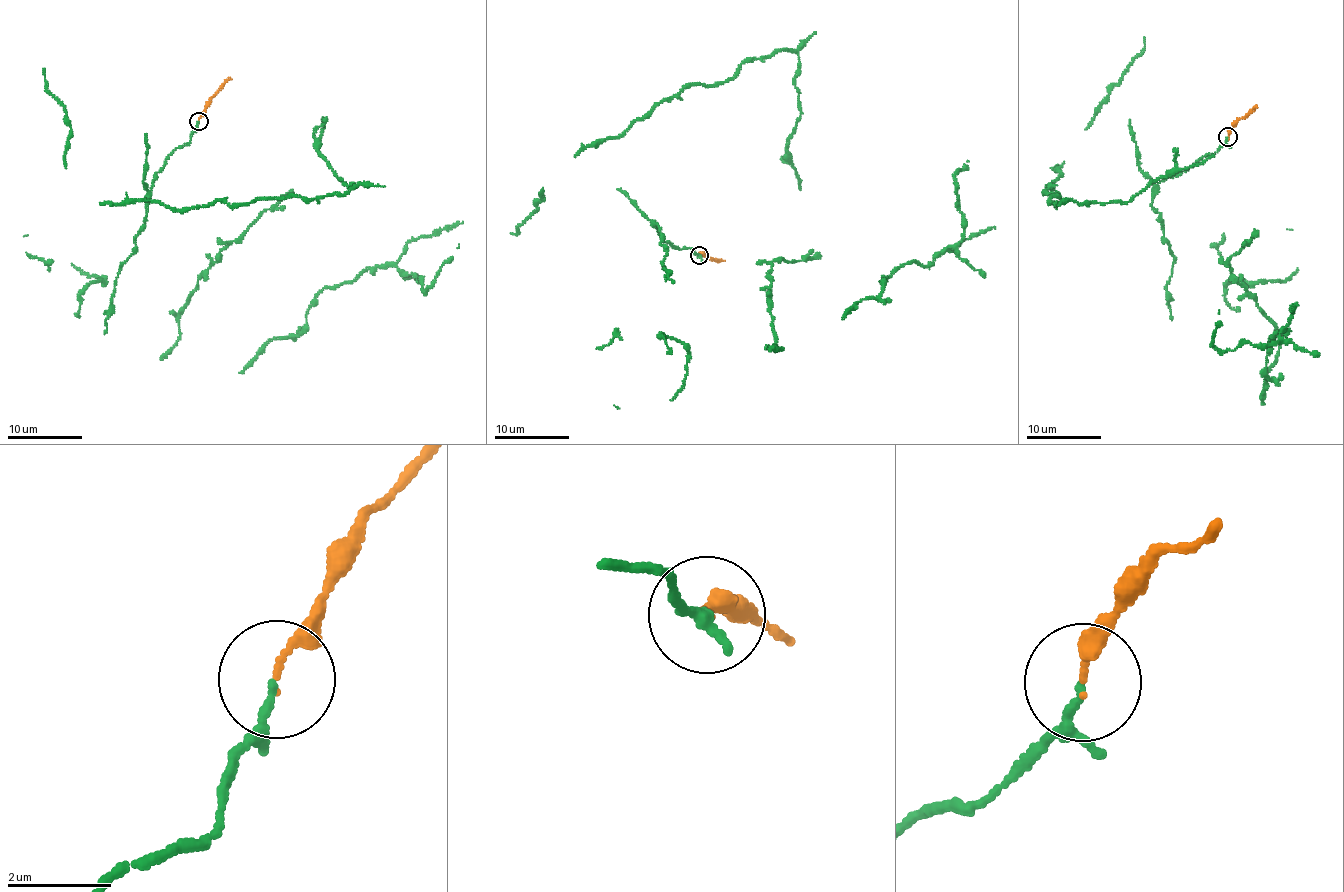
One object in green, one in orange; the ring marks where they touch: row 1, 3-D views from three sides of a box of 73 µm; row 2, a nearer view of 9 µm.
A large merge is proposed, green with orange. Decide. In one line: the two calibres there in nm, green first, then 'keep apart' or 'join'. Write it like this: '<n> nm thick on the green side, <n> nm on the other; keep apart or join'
100 nm thick on the green side, 140 nm on the other; join

